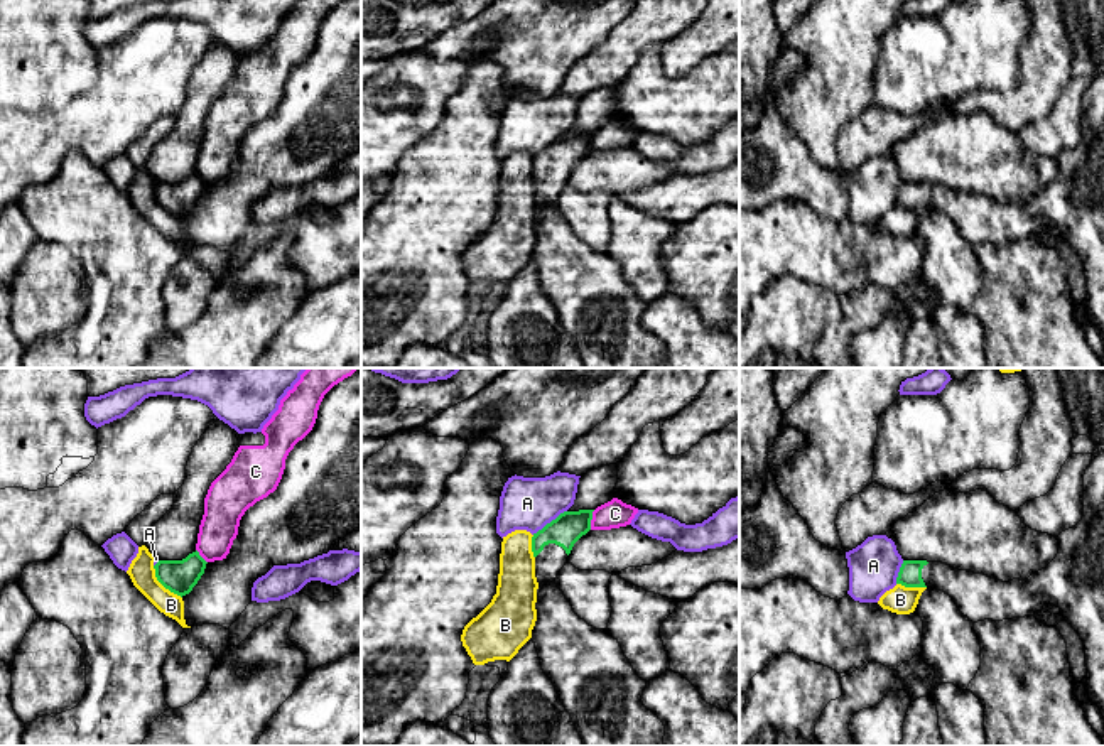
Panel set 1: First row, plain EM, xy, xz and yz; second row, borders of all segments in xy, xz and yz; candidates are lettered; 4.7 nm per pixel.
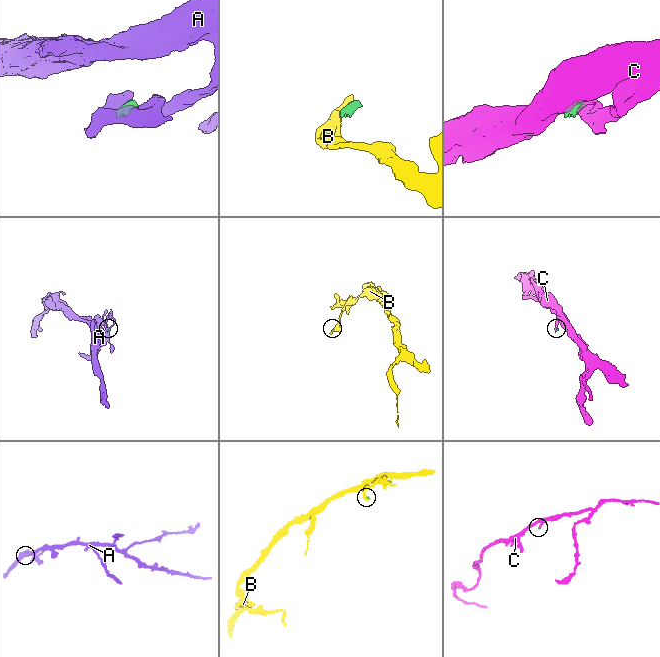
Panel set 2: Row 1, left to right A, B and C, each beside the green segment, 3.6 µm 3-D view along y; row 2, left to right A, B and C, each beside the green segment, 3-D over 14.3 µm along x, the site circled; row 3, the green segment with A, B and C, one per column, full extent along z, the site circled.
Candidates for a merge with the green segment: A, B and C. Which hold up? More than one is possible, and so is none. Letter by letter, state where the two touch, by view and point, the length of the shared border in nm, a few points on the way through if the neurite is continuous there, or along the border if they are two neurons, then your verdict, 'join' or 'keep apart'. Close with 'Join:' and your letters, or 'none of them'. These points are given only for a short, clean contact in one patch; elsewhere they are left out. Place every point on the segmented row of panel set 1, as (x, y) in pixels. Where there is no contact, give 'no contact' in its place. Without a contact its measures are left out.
A: xz (551, 522) | 200 nm | along xz (566, 510), (532, 534) | keep apart
B: xy (162, 584) | 220 nm | along xy (152, 566), (154, 576), (181, 598) | keep apart
C: xz (589, 520) | 100 nm | along xz (595, 510), (589, 529) | keep apart
Join: none of them

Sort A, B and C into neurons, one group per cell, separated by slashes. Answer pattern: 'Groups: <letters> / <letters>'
Groups: A / B / C

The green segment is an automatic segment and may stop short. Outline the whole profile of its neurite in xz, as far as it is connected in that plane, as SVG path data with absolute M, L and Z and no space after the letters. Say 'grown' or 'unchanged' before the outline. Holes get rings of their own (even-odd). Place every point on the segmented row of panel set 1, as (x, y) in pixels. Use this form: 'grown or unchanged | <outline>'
grown | M594 510L564 511L555 520L547 523L542 530L533 533L532 552L535 557L535 577L538 582L537 599L540 589L547 582L555 582L557 574L569 562L569 554L574 543L591 530L593 511Z

